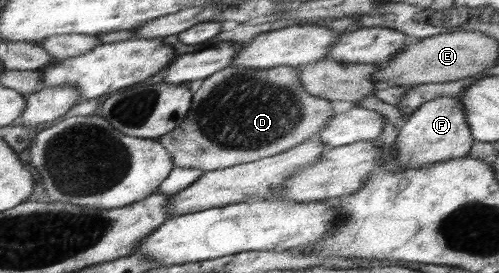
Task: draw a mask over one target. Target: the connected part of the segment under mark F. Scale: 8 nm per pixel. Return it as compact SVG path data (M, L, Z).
M439 94L431 101L421 104L404 122L399 128L391 155L384 155L380 162L381 171L396 173L408 169L420 169L434 163L468 156L473 141L472 133L468 129L462 103L458 97L443 97Z

